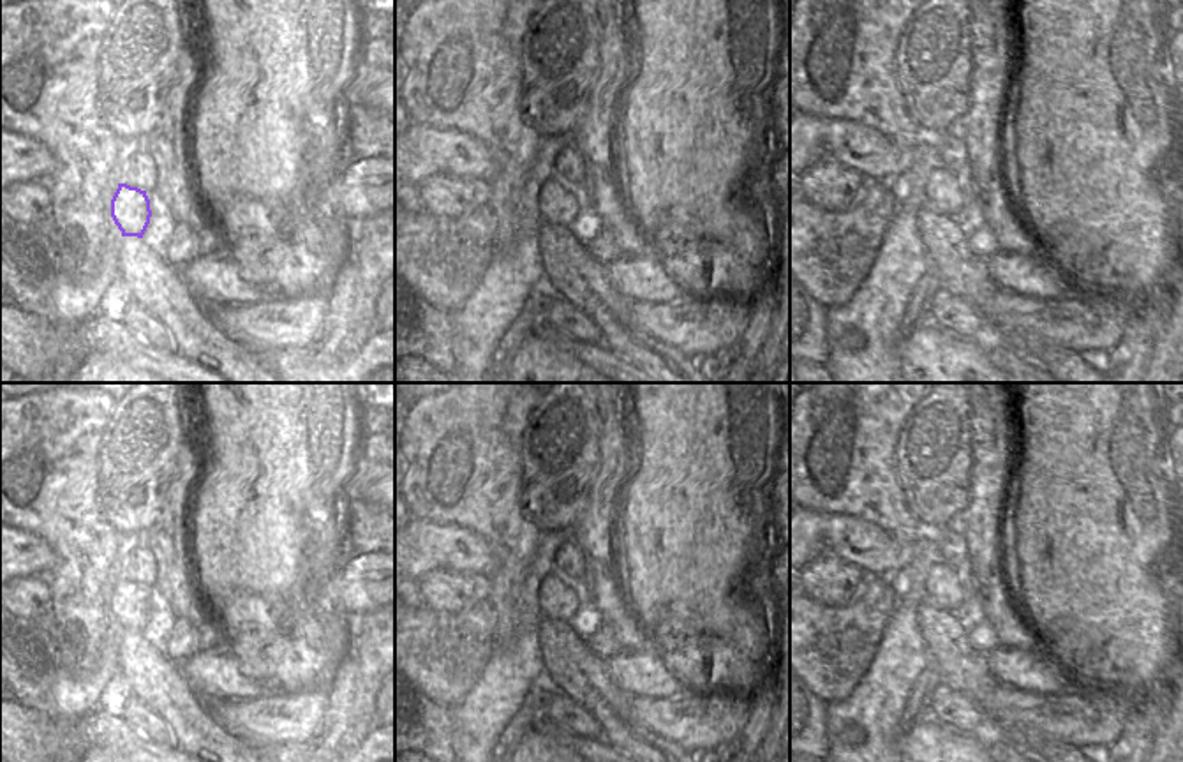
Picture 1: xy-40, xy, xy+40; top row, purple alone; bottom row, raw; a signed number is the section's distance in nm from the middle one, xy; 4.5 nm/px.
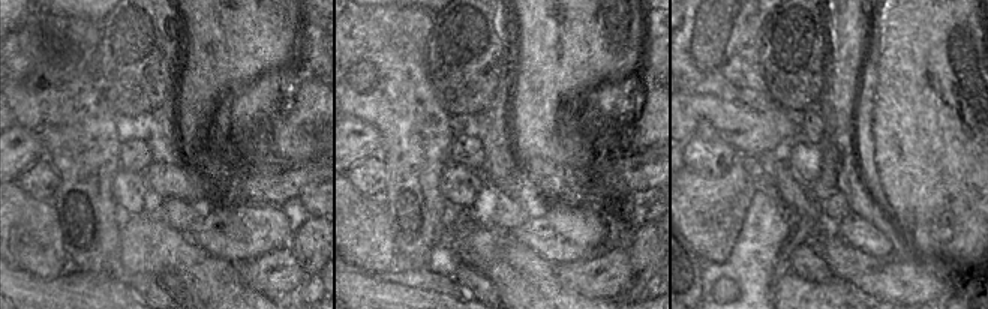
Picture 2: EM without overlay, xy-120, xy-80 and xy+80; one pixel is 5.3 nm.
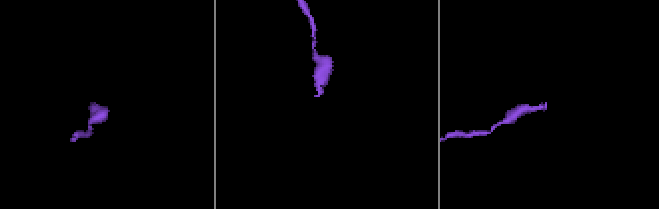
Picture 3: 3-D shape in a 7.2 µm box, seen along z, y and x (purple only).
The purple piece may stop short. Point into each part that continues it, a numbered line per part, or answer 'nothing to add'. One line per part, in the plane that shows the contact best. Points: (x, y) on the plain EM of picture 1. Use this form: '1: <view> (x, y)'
1: xy-40 (161, 621)

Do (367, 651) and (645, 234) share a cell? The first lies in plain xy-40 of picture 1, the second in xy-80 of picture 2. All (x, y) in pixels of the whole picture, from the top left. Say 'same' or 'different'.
different

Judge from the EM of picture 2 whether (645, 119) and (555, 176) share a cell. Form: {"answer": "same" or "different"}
{"answer": "different"}

